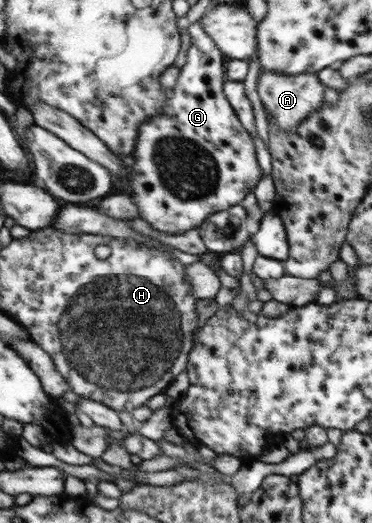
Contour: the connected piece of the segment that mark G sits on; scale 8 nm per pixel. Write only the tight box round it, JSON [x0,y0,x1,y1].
[128,21,261,234]

